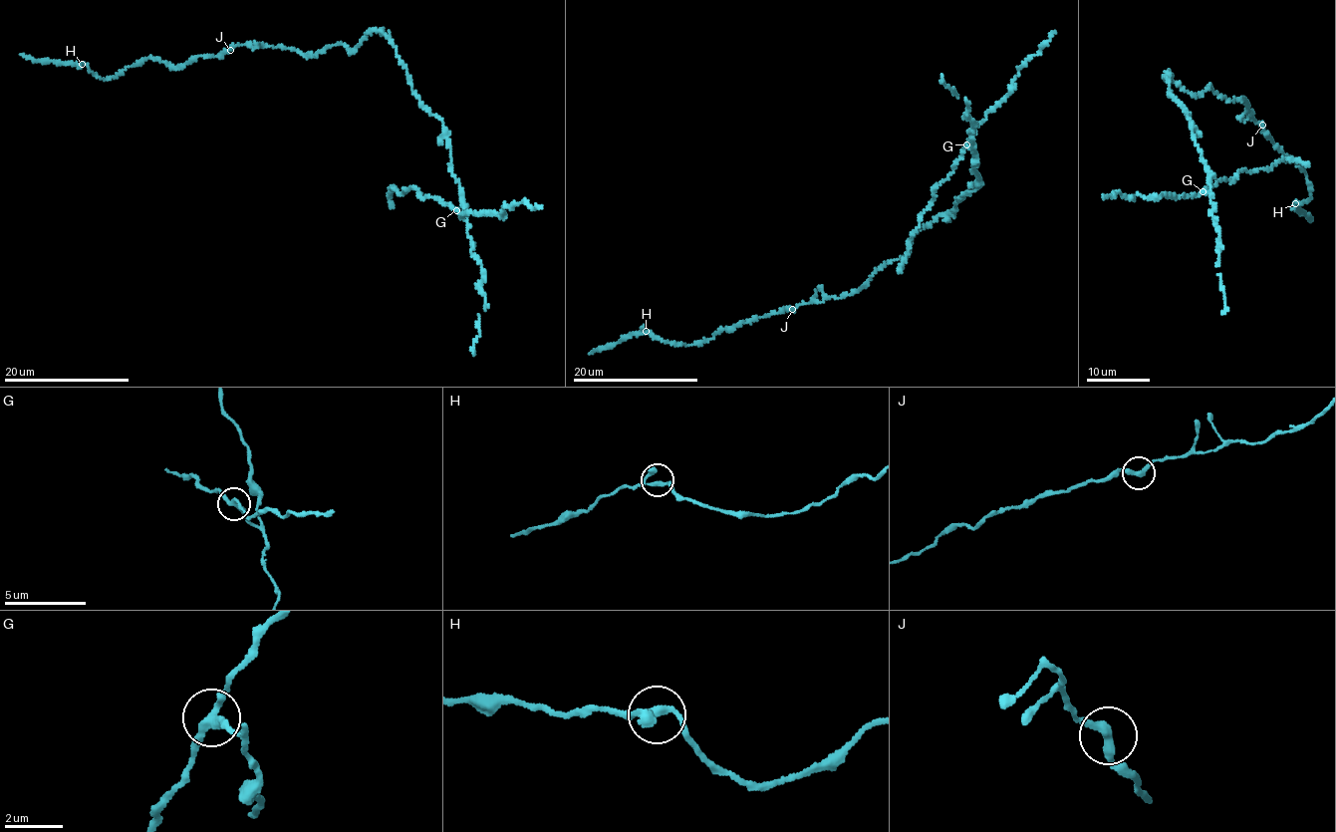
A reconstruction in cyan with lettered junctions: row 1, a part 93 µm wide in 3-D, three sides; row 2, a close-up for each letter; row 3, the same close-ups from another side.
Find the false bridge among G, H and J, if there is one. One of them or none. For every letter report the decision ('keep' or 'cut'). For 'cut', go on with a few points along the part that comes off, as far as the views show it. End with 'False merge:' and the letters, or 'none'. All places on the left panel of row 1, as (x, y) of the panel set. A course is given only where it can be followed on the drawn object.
G: cut; foreign part runs (456, 209), (433, 198), (424, 197), (416, 189), (405, 189), (404, 193), (391, 188), (392, 208)
H: keep
J: keep
False merge: G

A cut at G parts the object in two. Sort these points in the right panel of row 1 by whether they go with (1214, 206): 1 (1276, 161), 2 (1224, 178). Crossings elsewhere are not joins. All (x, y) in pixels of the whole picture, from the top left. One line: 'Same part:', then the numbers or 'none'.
Same part: none

